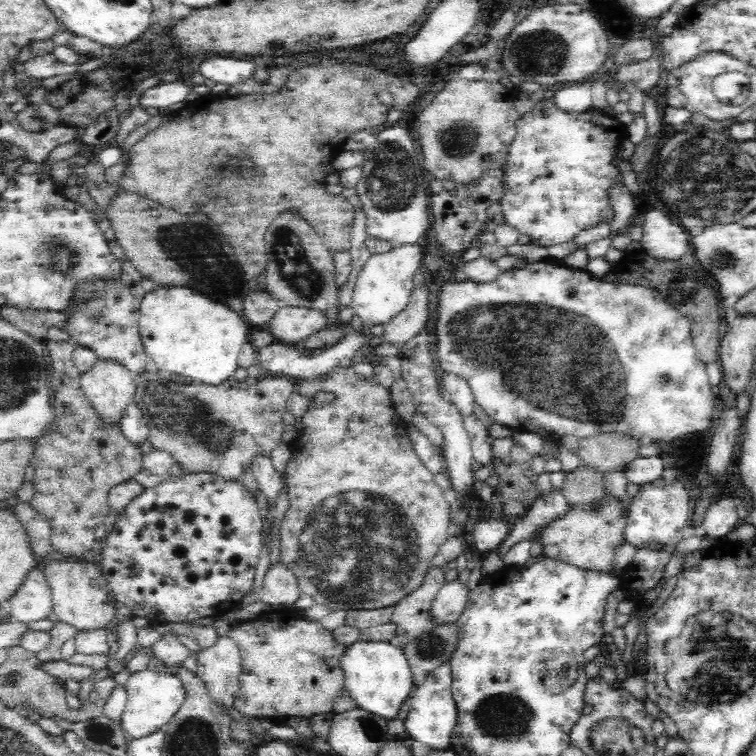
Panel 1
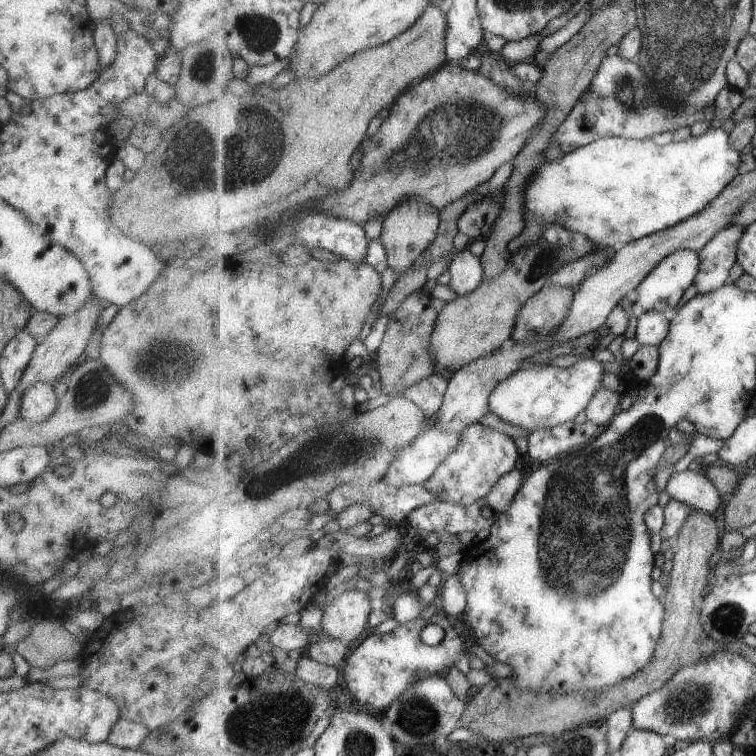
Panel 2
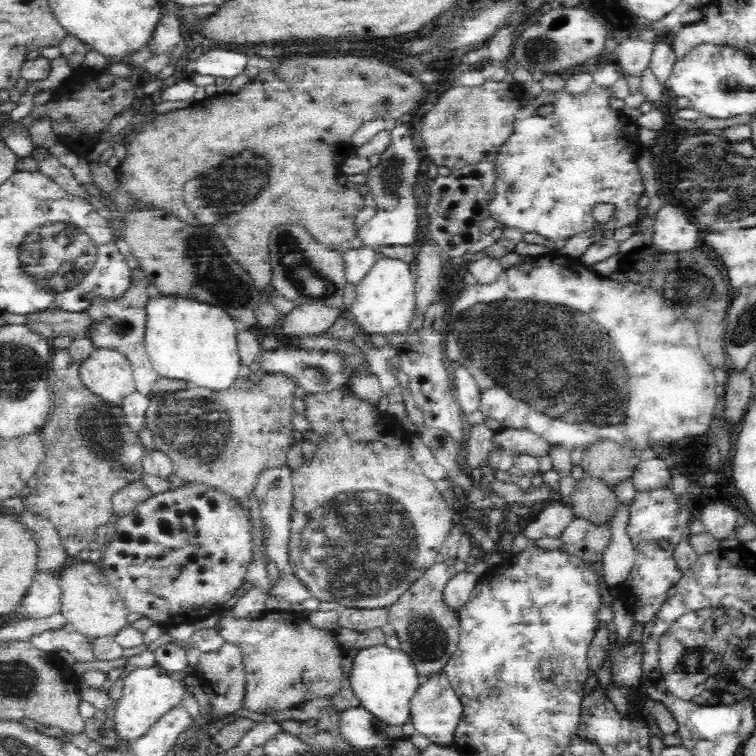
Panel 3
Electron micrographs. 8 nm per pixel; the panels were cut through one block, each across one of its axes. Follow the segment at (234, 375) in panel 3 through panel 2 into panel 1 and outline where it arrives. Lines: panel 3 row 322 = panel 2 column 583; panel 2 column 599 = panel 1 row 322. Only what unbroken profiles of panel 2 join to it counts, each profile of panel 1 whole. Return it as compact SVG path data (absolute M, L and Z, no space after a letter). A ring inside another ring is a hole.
M160 287L145 293L140 305L139 333L147 355L158 370L188 376L194 383L222 386L237 367L242 344L248 340L248 323L236 311L186 287Z

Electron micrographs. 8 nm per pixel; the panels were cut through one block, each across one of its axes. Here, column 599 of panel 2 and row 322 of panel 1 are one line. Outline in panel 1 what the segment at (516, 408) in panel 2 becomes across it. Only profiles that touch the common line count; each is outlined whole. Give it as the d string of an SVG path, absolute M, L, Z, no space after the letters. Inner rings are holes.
M407 244L382 254L373 254L366 261L356 277L350 304L362 326L384 326L407 307L414 288L412 278L419 270L422 258L423 251L419 244Z

